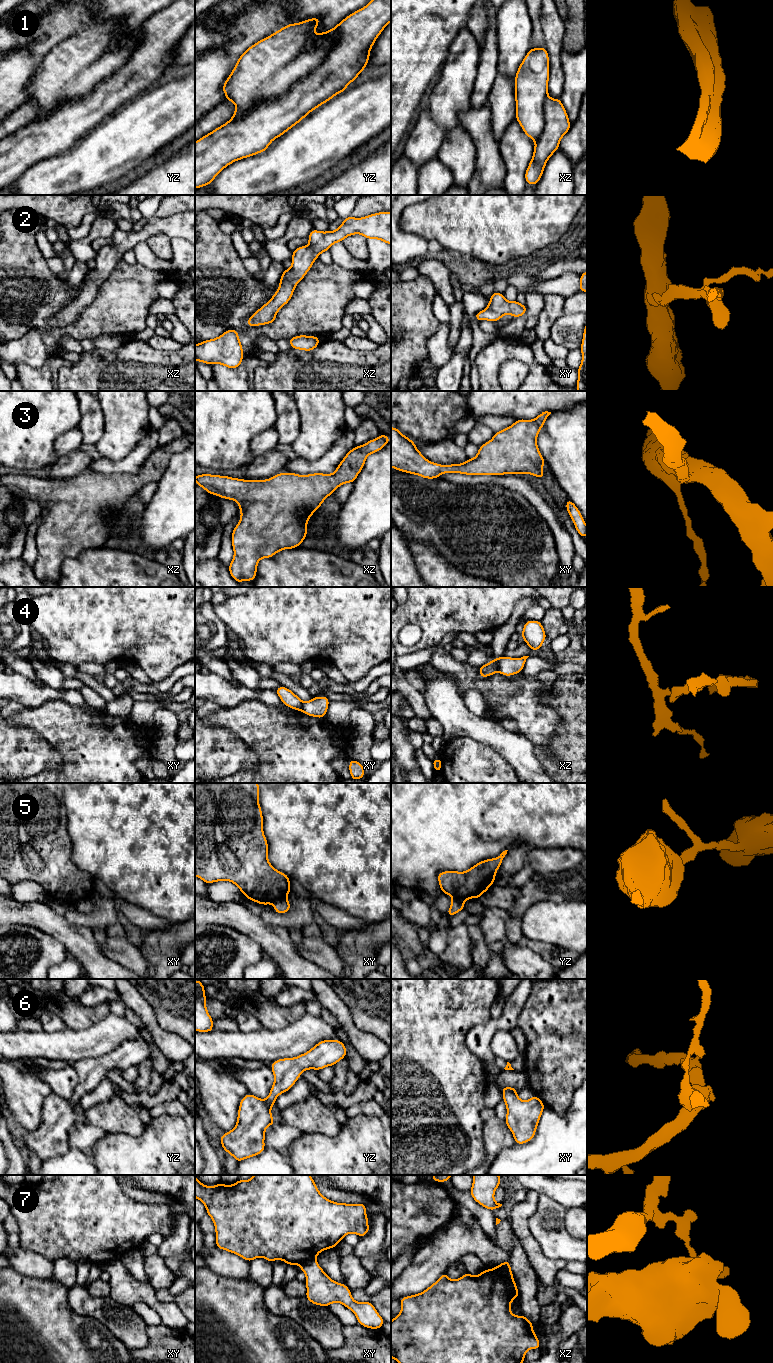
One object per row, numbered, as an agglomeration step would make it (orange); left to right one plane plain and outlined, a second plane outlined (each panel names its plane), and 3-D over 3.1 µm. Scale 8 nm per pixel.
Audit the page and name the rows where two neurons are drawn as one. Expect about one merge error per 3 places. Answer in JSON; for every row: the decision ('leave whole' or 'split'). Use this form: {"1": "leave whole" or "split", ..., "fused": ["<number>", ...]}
{"1": "split", "2": "leave whole", "3": "leave whole", "4": "split", "5": "split", "6": "leave whole", "7": "split", "fused": ["1", "4", "5", "7"]}

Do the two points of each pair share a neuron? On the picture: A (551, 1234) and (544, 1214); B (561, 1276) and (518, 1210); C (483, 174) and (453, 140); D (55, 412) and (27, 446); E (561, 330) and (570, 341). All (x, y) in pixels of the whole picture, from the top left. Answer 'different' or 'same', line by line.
A: same
B: different
C: different
D: same
E: same

